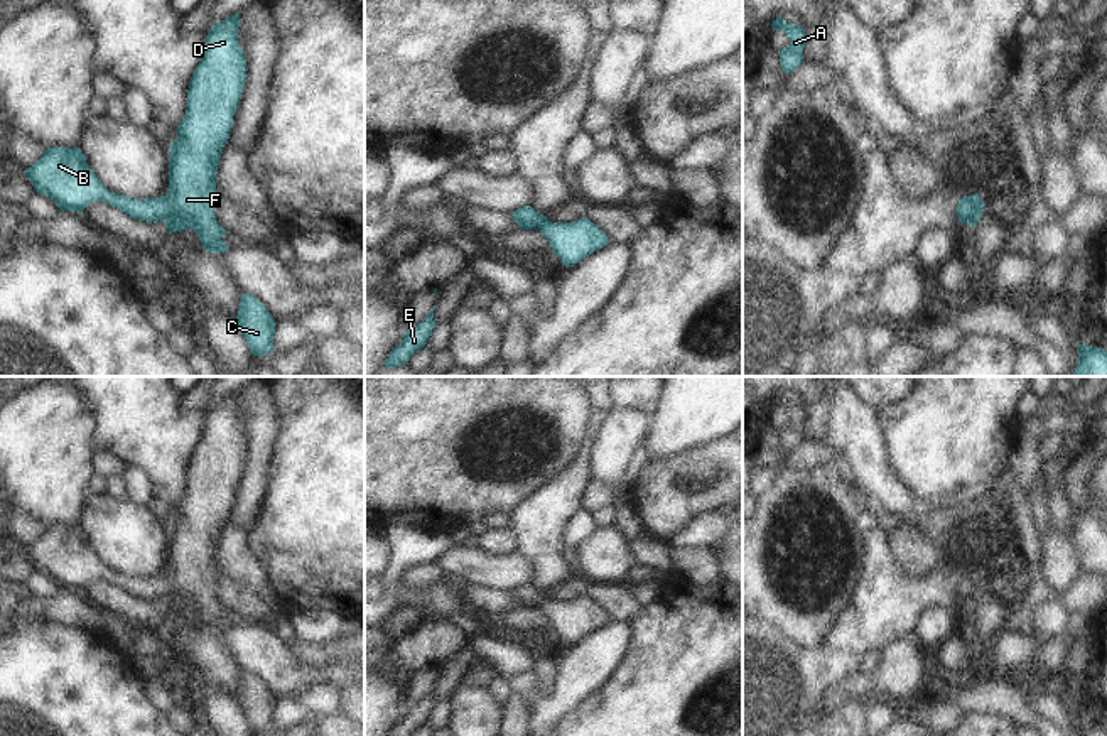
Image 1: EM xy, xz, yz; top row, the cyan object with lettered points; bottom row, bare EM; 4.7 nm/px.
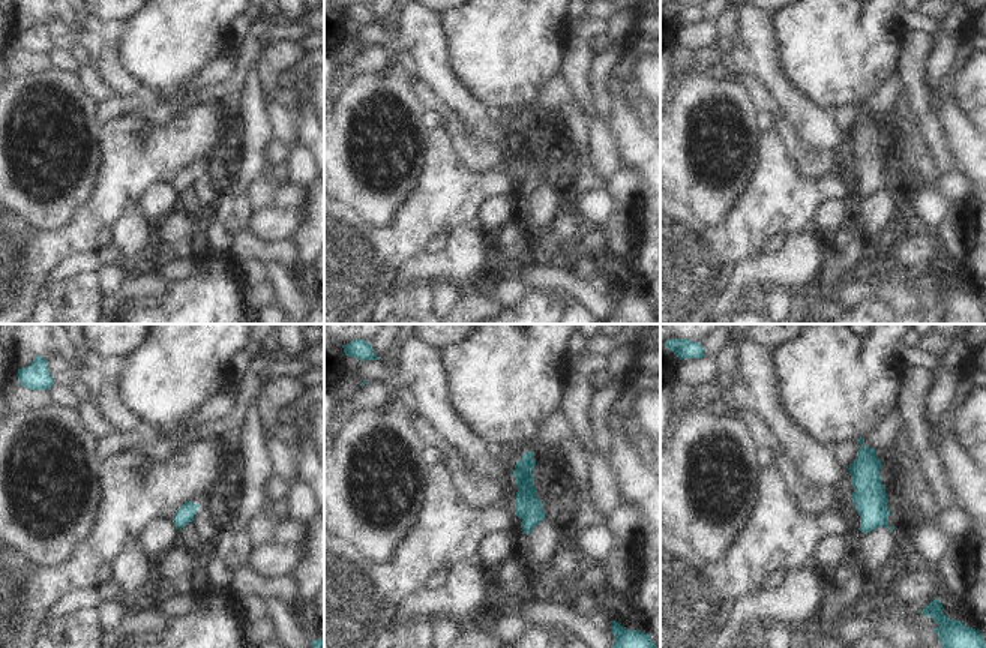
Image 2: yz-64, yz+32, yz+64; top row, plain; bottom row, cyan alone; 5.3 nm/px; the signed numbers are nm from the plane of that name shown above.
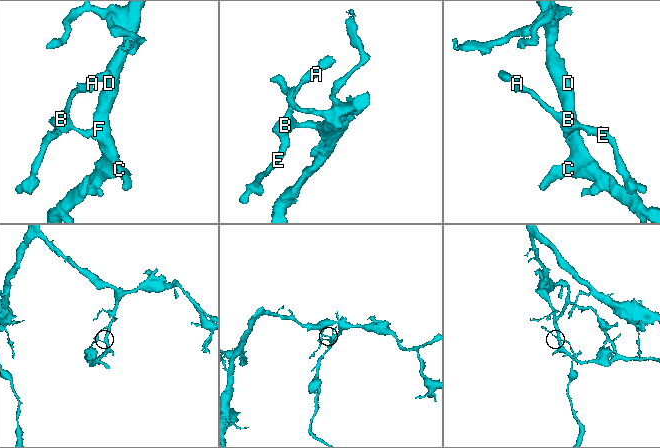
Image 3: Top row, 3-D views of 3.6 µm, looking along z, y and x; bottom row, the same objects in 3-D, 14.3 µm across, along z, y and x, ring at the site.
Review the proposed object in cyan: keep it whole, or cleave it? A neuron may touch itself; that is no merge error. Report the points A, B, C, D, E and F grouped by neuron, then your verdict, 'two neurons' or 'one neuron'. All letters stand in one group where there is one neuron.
groups A B E / C D F; two neurons

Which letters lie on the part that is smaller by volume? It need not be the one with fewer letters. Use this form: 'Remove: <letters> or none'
Remove: A, B, E.

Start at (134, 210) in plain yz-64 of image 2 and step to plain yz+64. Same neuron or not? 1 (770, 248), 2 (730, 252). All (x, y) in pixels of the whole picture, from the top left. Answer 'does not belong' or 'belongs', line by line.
1: does not belong
2: does not belong

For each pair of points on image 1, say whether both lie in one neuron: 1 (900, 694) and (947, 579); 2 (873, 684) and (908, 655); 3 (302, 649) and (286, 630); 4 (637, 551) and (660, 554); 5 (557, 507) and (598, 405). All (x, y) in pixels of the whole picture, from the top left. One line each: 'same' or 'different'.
1: different
2: same
3: different
4: same
5: same

